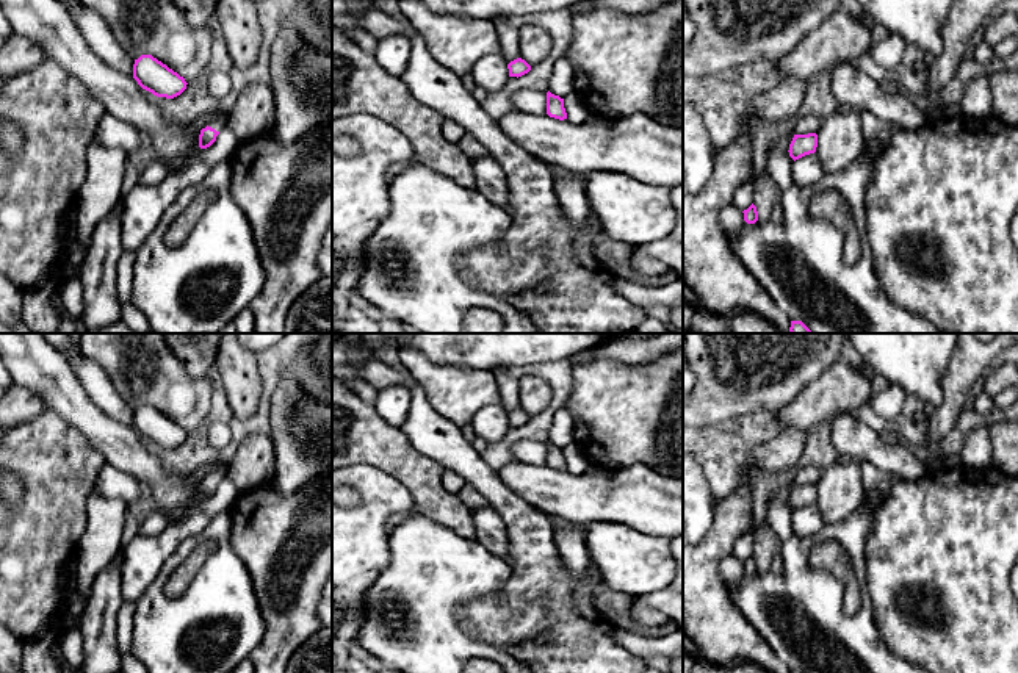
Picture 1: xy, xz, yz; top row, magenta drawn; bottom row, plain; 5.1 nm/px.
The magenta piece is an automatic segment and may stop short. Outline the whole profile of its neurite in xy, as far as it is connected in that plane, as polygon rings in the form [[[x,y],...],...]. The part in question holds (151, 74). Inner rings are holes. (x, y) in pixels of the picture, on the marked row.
[[[141,55],[133,64],[133,78],[157,97],[174,99],[186,89],[186,81],[152,55]]]

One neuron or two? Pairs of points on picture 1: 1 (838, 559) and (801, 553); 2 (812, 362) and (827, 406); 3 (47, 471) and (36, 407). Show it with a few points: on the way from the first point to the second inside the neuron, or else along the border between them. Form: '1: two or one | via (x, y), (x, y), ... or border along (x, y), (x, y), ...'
1: two | border along (829, 537), (813, 547), (810, 564), (837, 578)
2: two | border along (837, 357), (791, 401)
3: two | border along (44, 409), (16, 428)

